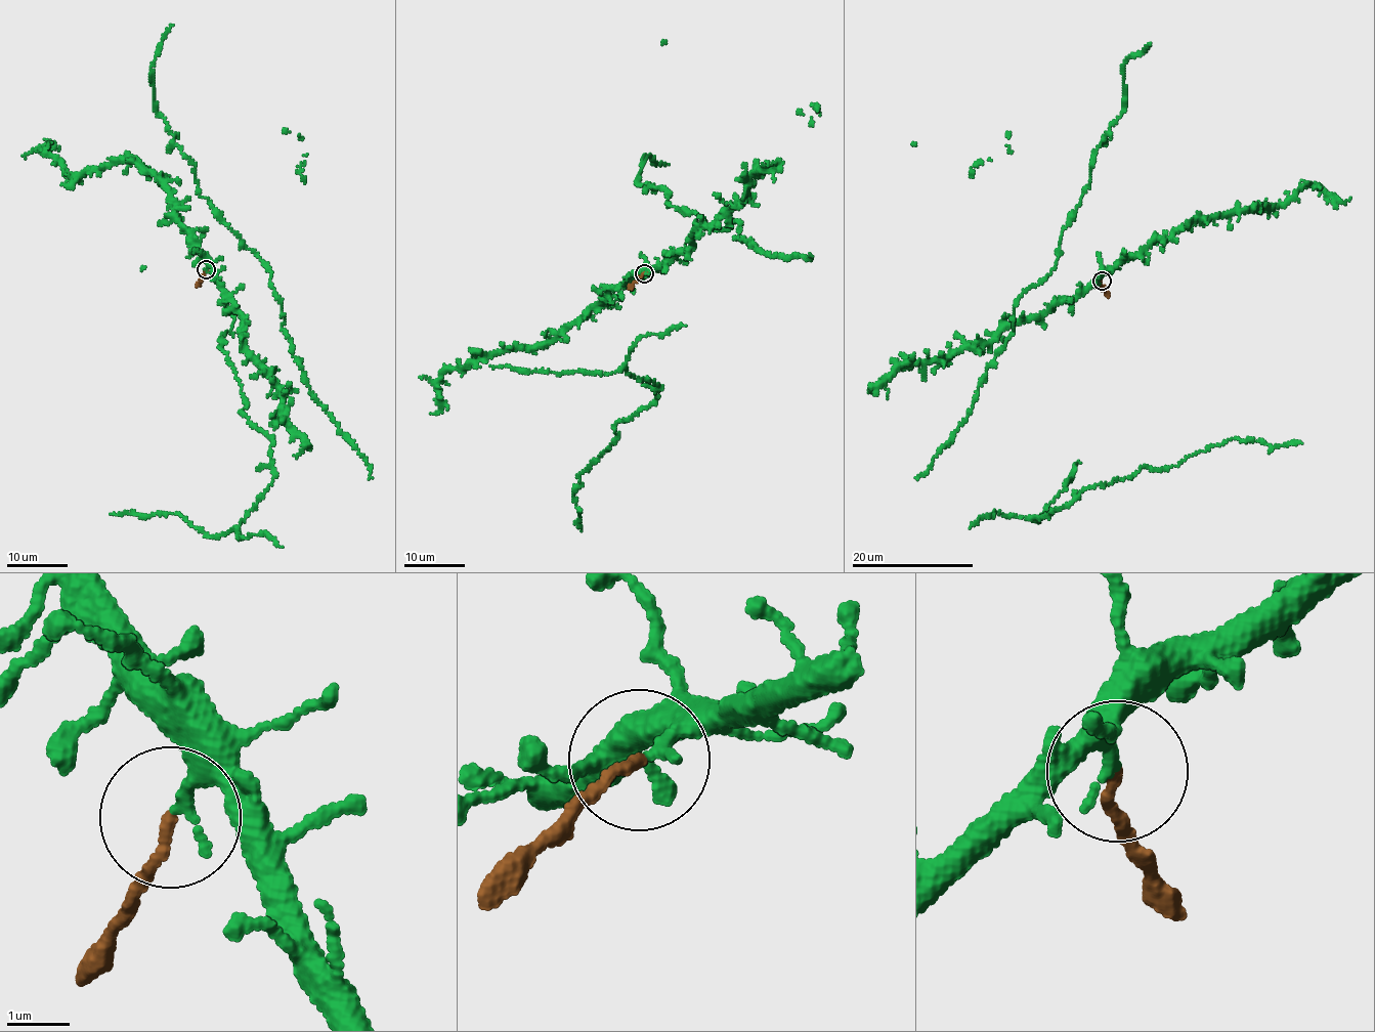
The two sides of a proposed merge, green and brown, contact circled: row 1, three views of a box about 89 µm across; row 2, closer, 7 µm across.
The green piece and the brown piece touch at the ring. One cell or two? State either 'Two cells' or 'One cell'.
Two cells

